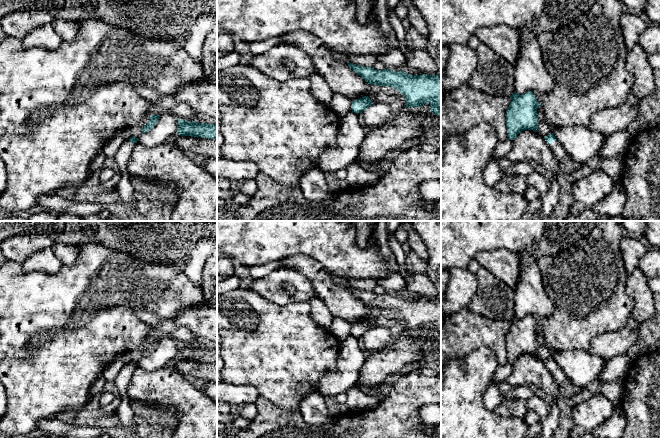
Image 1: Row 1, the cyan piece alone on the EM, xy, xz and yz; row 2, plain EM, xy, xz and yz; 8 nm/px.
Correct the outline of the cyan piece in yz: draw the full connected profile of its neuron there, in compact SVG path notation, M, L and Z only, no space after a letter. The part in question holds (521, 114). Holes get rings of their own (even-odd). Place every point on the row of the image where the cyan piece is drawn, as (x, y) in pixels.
M532 91L525 94L514 92L511 102L506 110L506 129L509 140L514 140L523 130L533 130L538 132L537 108L541 106L537 102Z

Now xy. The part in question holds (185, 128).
M178 119L177 135L217 140L217 124L197 123Z

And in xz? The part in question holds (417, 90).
M347 62L348 66L368 84L394 87L406 100L404 107L421 107L430 104L430 112L441 116L441 78L436 75L409 75L404 70L375 70Z

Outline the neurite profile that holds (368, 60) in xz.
M351 54L348 56L348 60L352 64L366 66L366 67L373 67L374 64L377 62L377 55L375 54L364 54L364 55Z

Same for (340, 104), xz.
M334 94L328 105L340 118L343 117L350 109L353 100L341 94Z

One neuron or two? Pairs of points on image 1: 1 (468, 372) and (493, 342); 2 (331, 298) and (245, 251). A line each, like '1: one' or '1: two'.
1: two
2: two

